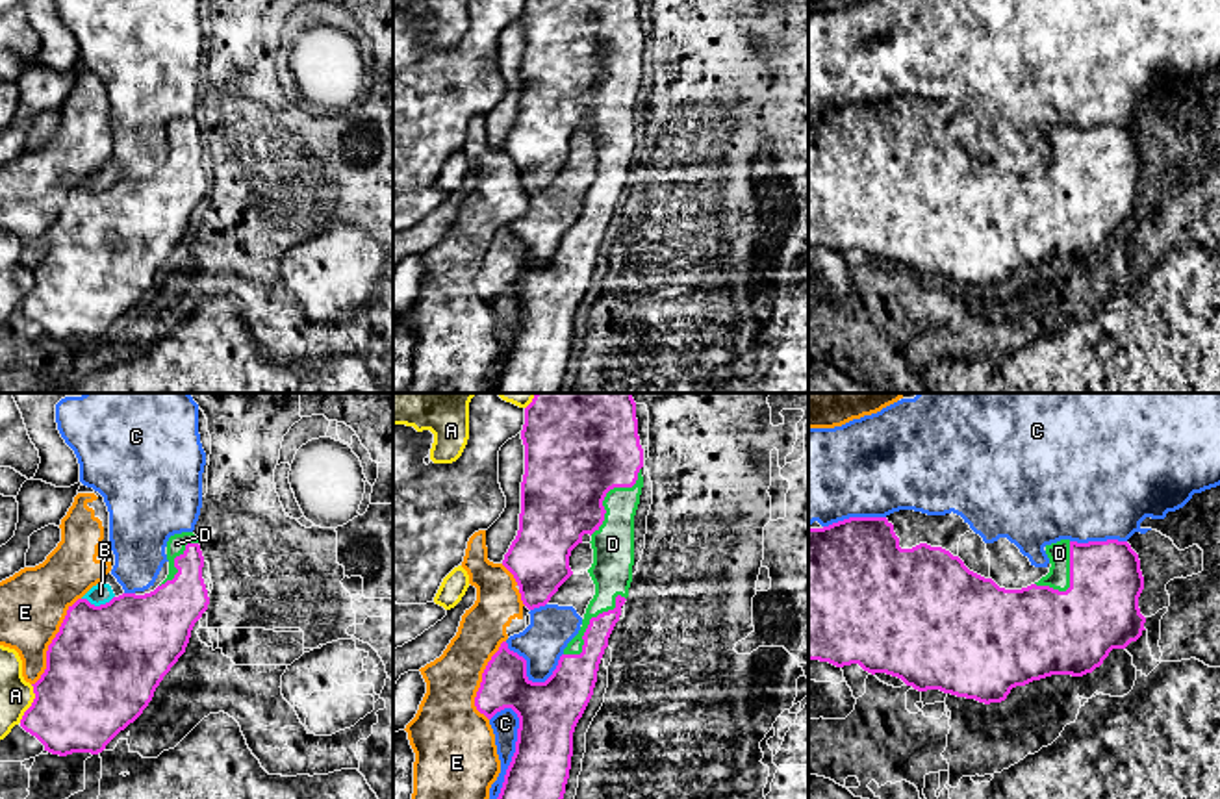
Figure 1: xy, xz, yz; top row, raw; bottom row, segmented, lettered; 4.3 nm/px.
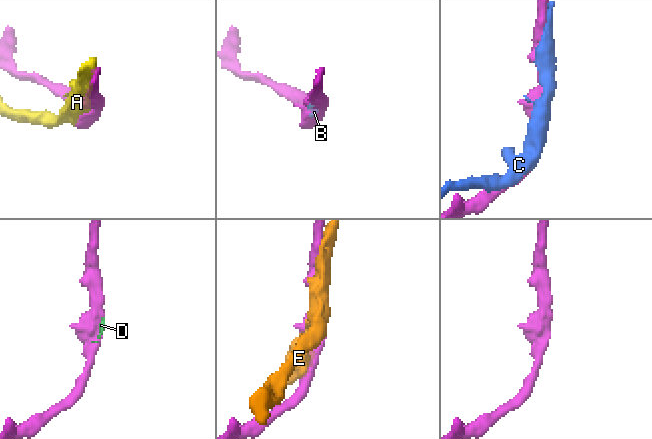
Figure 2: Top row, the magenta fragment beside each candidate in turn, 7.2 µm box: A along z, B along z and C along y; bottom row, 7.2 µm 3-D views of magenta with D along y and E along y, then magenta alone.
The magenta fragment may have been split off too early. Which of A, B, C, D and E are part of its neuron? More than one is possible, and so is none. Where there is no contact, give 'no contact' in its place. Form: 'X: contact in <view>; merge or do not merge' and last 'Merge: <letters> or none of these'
A: contact in xy; do not merge
B: contact in xy; do not merge
C: contact in xz; do not merge
D: contact in xz; merge
E: contact in xy; do not merge
Merge: D

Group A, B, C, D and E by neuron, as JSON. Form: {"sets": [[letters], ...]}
{"sets": [["A"], ["B", "C"], ["D"], ["E"]]}

